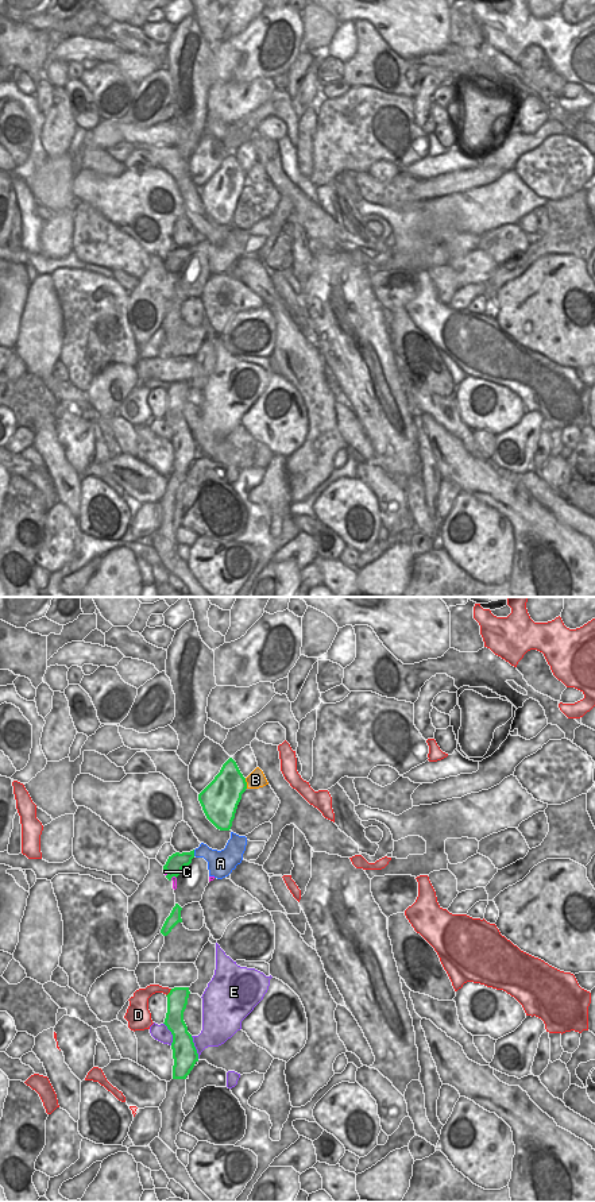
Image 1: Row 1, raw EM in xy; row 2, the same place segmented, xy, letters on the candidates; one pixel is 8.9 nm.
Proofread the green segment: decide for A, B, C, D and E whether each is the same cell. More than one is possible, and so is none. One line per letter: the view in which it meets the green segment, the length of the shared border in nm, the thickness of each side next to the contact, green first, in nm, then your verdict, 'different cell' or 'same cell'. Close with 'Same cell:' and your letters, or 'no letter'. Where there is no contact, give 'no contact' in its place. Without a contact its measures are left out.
A: contact in xy; length 60 nm; calibres 160 and 220 nm; different cell
B: contact in xy; length 100 nm; calibres 320 and 150 nm; different cell
C: contact in xy; length 80 nm; calibres 160 and 30 nm; different cell
D: contact in xy; length 90 nm; calibres 190 and 130 nm; different cell
E: contact in xy; length 220 nm; calibres 220 and 260 nm; different cell
Same cell: no letter

